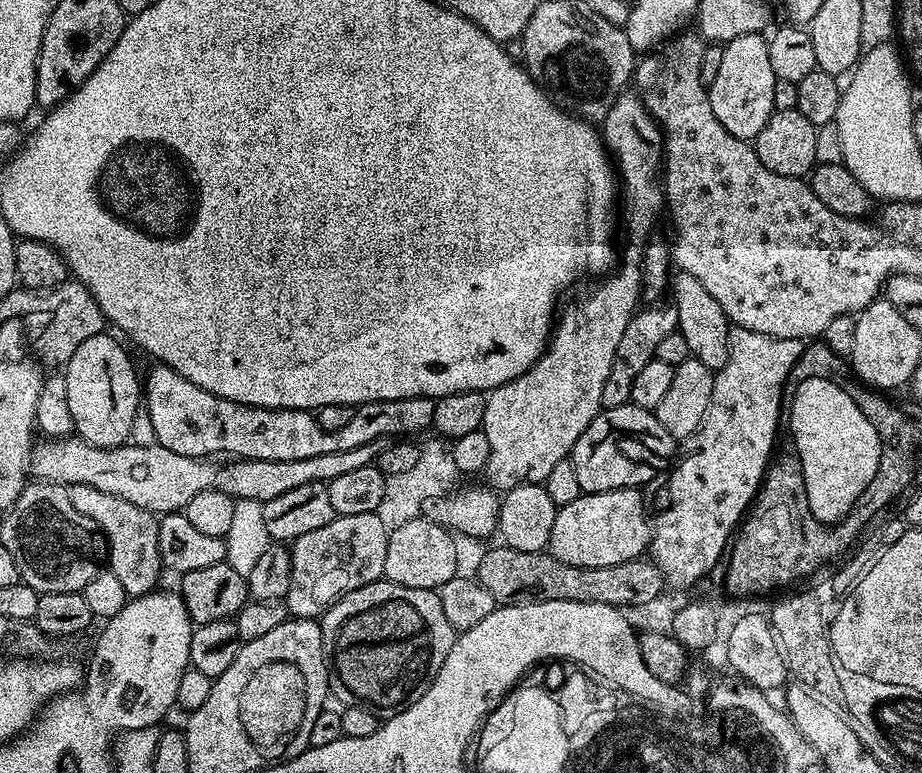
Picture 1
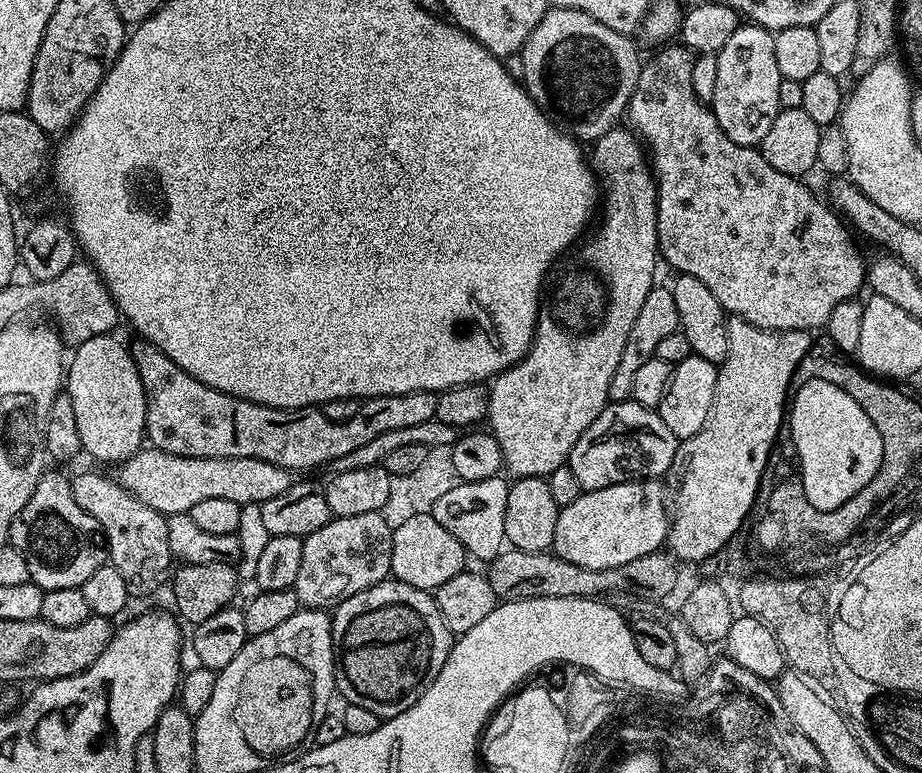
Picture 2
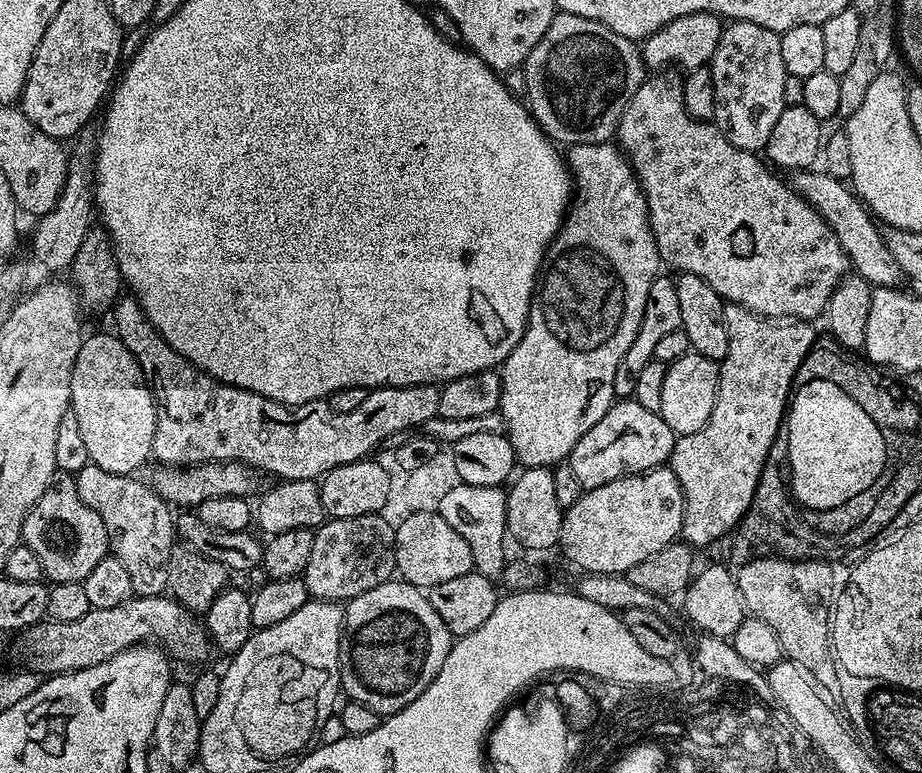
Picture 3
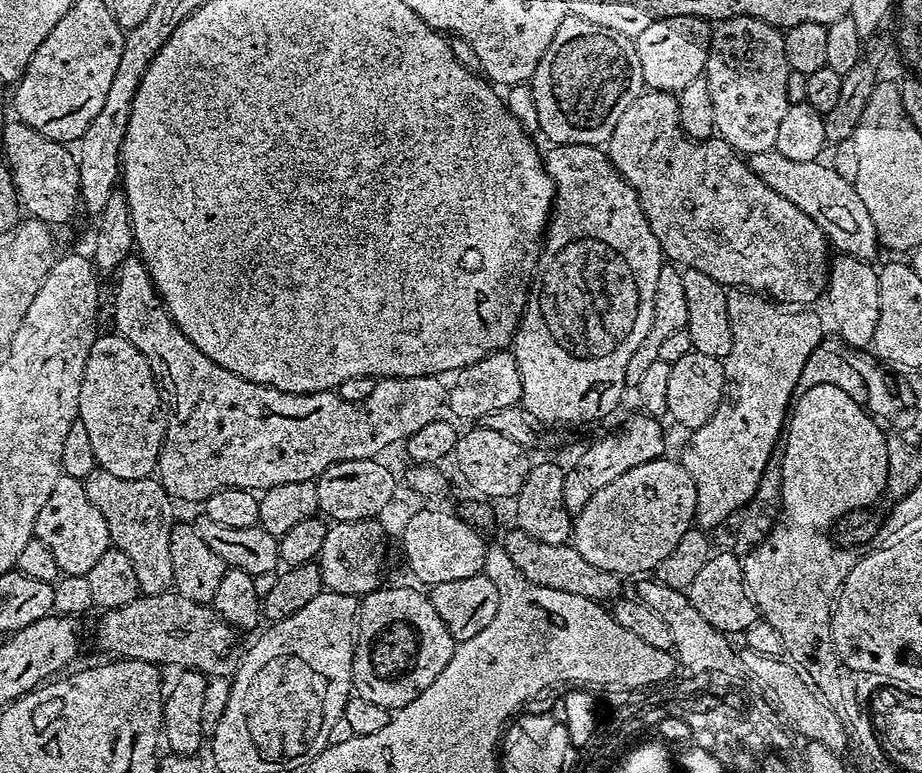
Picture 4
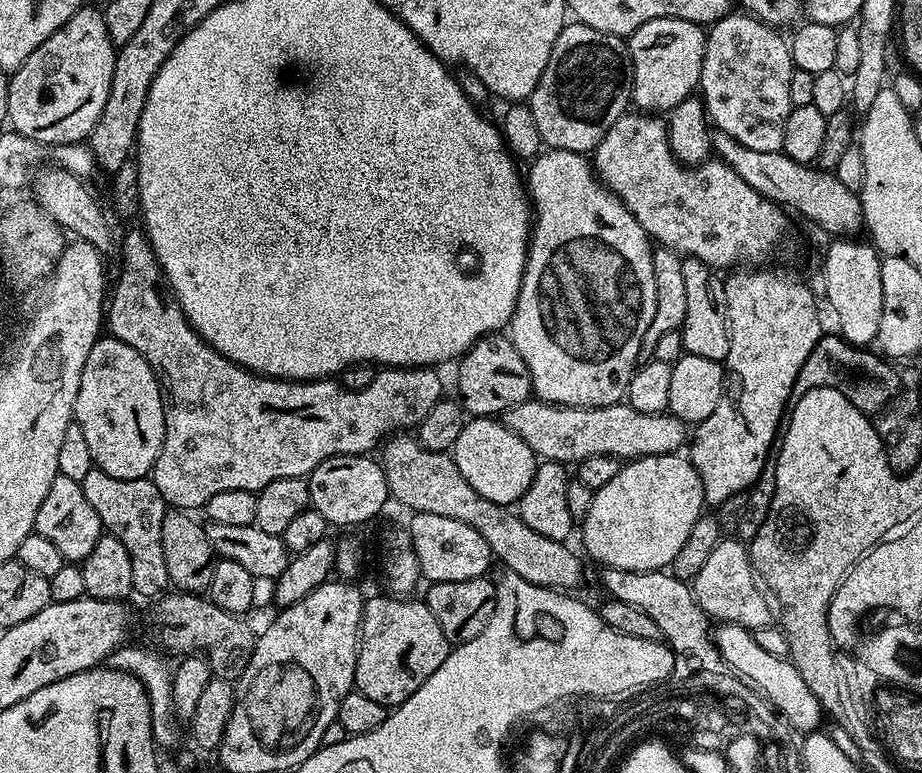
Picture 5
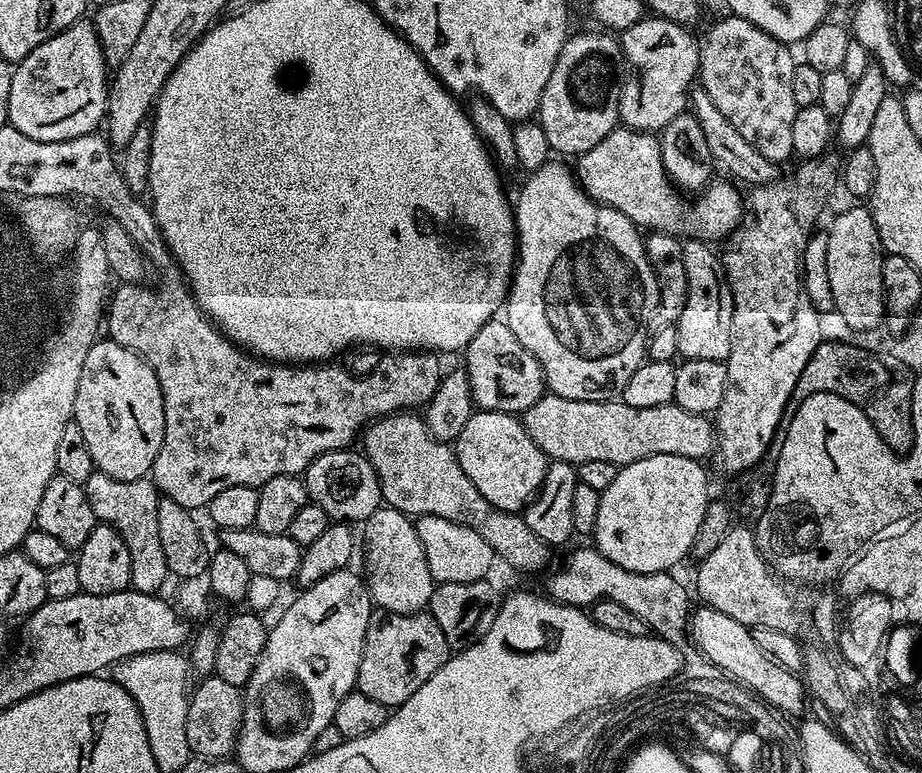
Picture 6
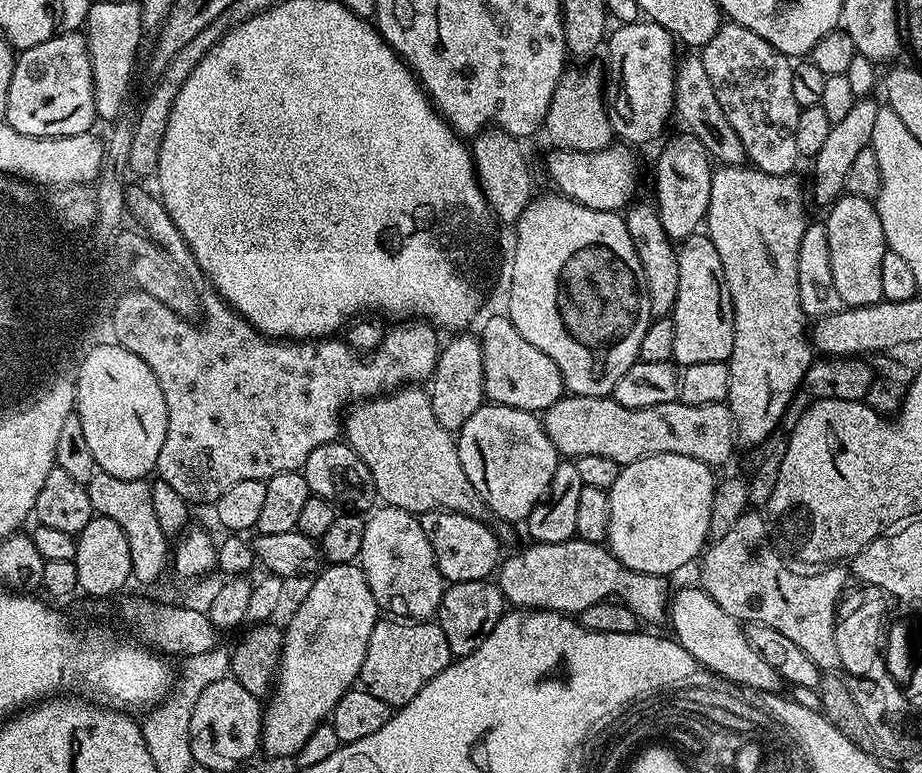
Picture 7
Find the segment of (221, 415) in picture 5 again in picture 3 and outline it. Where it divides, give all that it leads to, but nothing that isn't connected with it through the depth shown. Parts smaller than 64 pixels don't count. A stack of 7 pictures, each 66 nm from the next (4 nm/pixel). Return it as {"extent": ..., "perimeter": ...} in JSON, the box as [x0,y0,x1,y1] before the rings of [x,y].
{"extent":[111,298,440,481],"perimeter":[[[135,298],[117,300],[111,316],[116,323],[114,335],[123,342],[126,350],[130,350],[130,354],[134,354],[138,366],[144,371],[145,380],[152,389],[152,395],[156,397],[157,422],[152,456],[160,459],[159,463],[164,466],[236,461],[247,464],[257,473],[269,472],[270,475],[276,476],[272,478],[279,478],[281,481],[316,480],[338,466],[346,466],[355,460],[371,457],[375,453],[372,451],[378,446],[380,448],[390,435],[420,430],[428,419],[438,415],[440,388],[435,384],[419,384],[405,388],[373,388],[362,406],[349,413],[332,412],[324,400],[311,400],[295,406],[279,404],[257,392],[235,388],[223,384],[213,376],[207,376],[157,334],[155,326],[146,318]]]}

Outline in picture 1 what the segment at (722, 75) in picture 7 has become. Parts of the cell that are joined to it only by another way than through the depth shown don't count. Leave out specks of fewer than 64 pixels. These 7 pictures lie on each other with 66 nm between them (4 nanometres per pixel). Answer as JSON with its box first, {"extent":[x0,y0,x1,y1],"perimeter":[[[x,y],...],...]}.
{"extent":[708,32,776,141],"perimeter":[[[759,32],[742,34],[738,38],[727,41],[724,44],[722,63],[718,70],[718,75],[714,77],[714,82],[708,85],[708,97],[710,98],[710,110],[714,110],[714,118],[734,134],[734,138],[755,141],[756,136],[766,126],[766,122],[776,111],[774,106],[774,82],[776,81],[774,69],[770,67],[770,50],[767,39]]]}

